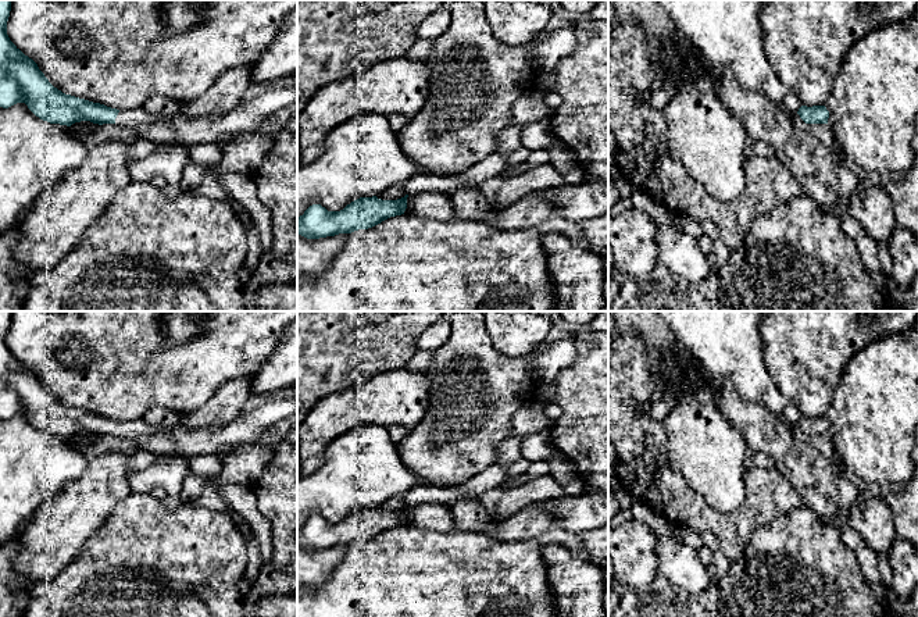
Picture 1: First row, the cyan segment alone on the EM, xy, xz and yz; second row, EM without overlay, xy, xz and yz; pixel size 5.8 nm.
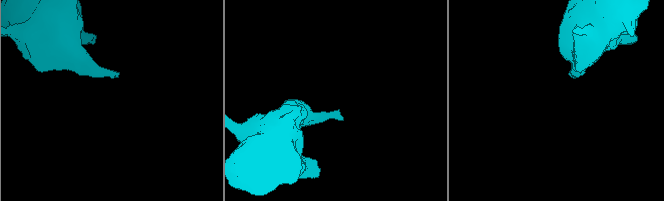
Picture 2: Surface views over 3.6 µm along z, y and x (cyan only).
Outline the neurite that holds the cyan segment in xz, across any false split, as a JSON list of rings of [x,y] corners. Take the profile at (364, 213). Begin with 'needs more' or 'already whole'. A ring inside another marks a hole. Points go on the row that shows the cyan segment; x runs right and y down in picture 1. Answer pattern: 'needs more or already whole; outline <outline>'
already whole; outline [[[408,195],[397,200],[360,197],[340,211],[328,211],[321,204],[312,204],[297,217],[297,233],[307,239],[319,239],[368,229],[390,217],[404,214],[407,197]]]

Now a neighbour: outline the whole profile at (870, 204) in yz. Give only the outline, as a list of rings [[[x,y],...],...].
[[[858,179],[847,200],[847,214],[854,218],[876,243],[889,245],[892,232],[899,227],[893,204],[885,188],[871,179]]]

